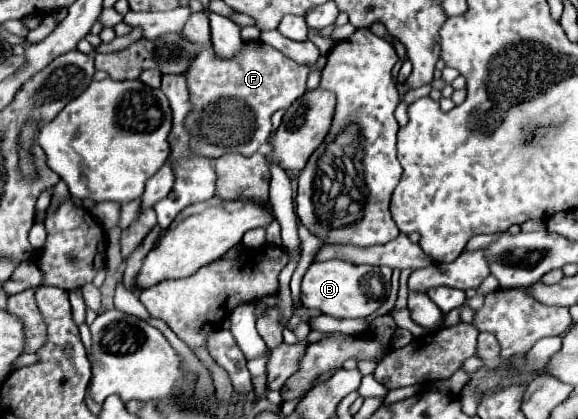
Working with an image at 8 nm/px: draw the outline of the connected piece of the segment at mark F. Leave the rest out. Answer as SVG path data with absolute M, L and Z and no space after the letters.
M245 41L243 49L229 59L219 59L211 47L201 49L189 69L183 73L187 79L187 89L191 93L191 113L185 117L185 129L191 133L191 153L199 157L223 157L227 153L239 153L251 157L261 145L267 143L271 135L271 115L279 109L289 109L295 99L305 93L305 81L311 71L321 71L327 57L321 55L315 65L299 65L291 61L271 45L263 41Z

